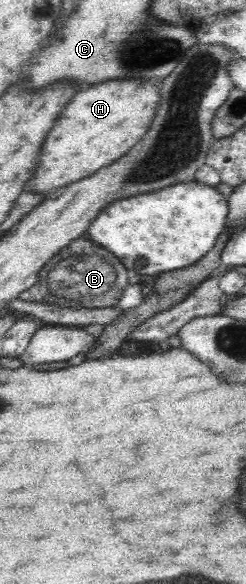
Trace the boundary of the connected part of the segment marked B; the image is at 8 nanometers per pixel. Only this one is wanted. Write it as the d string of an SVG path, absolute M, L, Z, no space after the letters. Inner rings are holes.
M83 236L66 243L66 247L54 254L40 270L36 283L23 291L18 298L28 303L55 304L62 308L114 308L129 284L128 269L120 263L118 257Z

